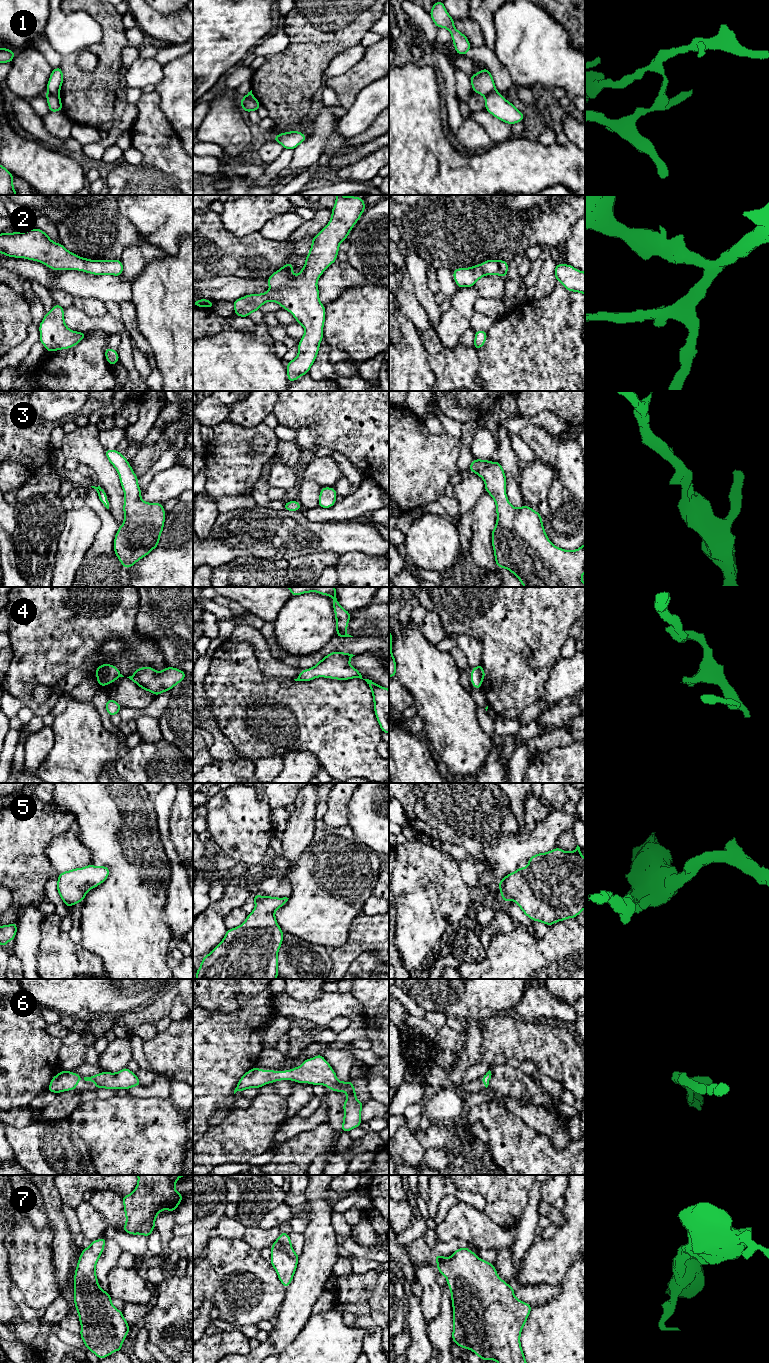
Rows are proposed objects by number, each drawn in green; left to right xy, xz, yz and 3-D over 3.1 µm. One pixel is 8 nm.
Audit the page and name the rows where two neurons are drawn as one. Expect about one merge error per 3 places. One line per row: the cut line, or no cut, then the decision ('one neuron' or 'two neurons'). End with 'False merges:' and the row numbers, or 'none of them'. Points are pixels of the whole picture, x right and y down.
1: xy (47, 92), (58, 94) | two neurons
2: no cut | one neuron
3: no cut | one neuron
4: xy (106, 663), (102, 676), (97, 678) | two neurons
5: no cut | one neuron
6: no cut | one neuron
7: no cut | one neuron
False merges: 1, 4

